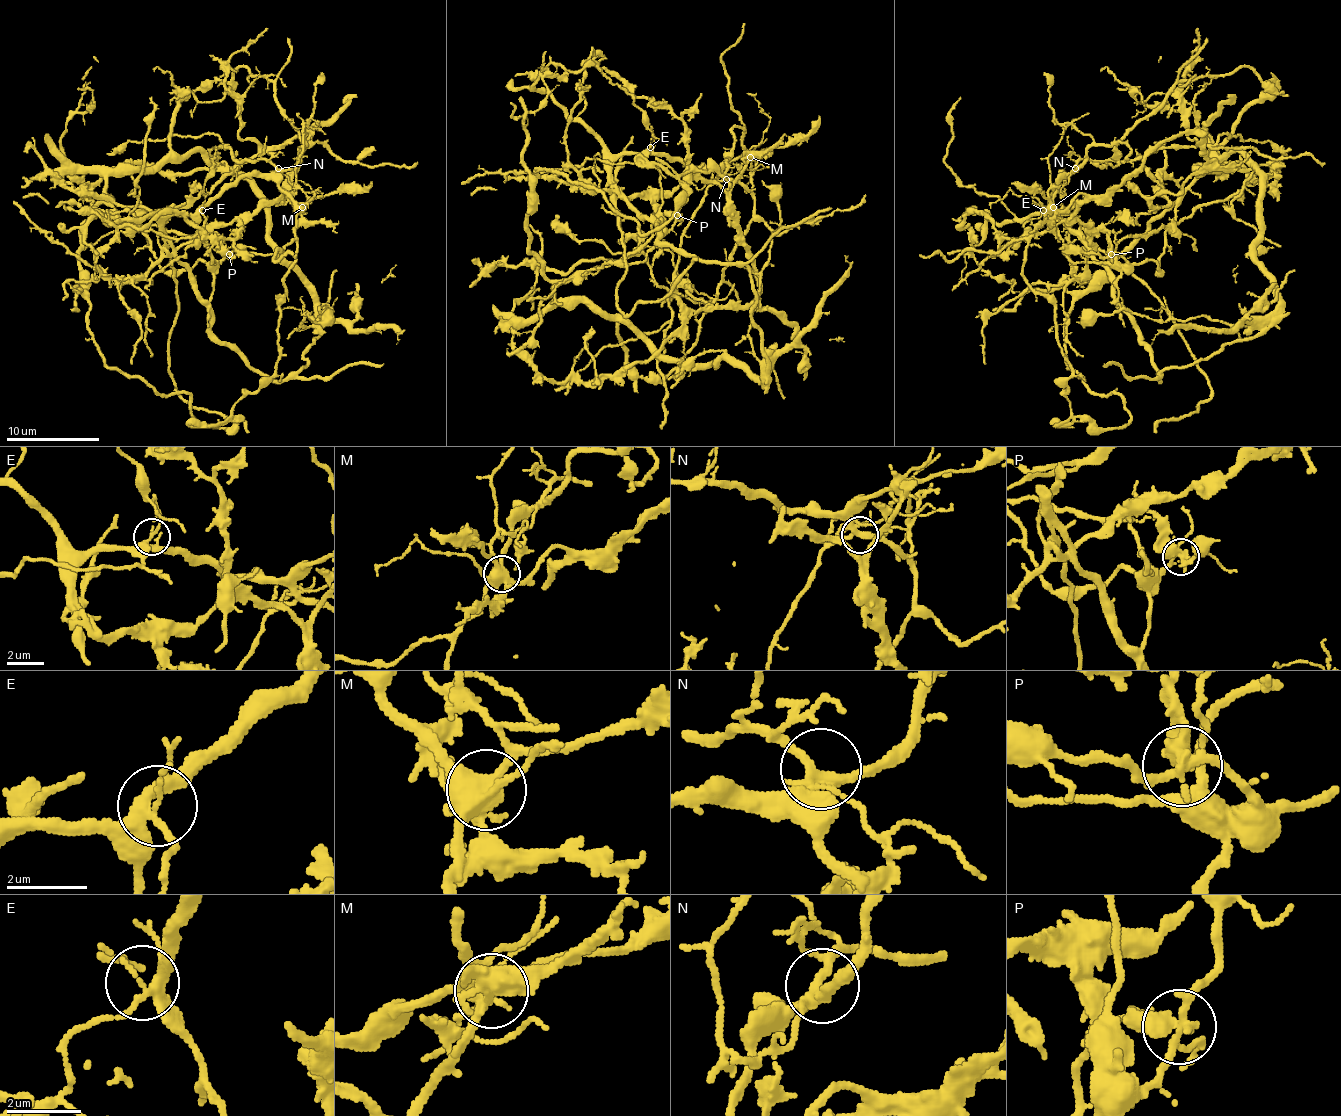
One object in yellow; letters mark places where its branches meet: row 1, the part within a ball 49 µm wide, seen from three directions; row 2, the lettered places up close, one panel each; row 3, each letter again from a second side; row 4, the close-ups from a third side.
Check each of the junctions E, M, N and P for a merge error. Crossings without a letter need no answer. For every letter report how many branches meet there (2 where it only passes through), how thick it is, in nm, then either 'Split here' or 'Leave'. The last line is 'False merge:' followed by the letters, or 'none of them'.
E: Branches: 4. Thickness 200 nm. Leave
M: Branches: 6. Thickness 480 nm. Split here
N: Branches: 4. Thickness 280 nm. Leave
P: Branches: 4. Thickness 280 nm. Split here
False merge: M, P

